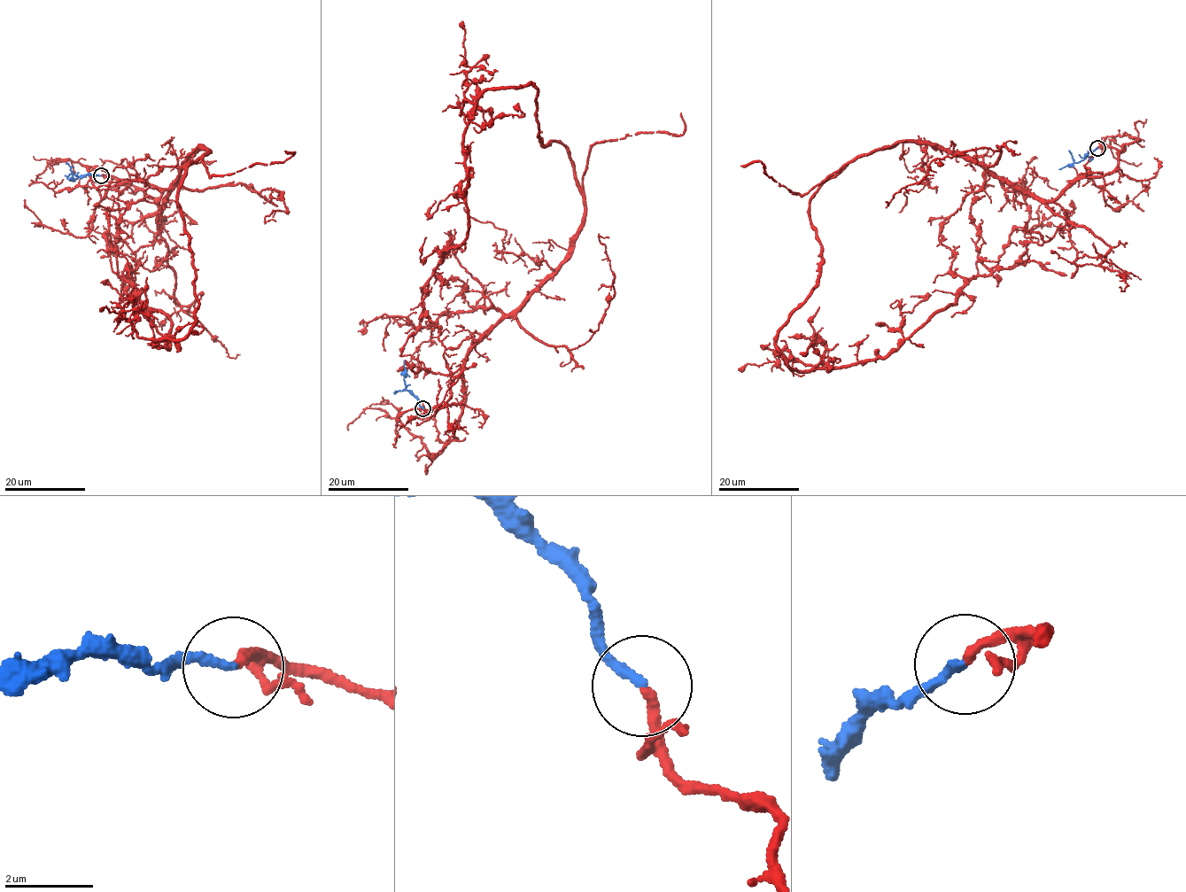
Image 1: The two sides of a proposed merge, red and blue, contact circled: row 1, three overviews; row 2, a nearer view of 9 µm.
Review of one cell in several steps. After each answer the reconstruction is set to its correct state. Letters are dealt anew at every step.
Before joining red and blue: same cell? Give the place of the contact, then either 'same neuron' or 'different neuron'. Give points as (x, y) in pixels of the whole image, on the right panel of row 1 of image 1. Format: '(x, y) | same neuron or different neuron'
(1097, 148) | same neuron

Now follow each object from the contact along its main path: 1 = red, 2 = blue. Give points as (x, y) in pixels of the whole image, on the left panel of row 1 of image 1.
1: (100, 176), (143, 190), (159, 230), (166, 190), (107, 212), (137, 297), (168, 317), (168, 350), (100, 308)
2: (100, 176), (84, 174), (73, 178), (70, 166), (65, 163)

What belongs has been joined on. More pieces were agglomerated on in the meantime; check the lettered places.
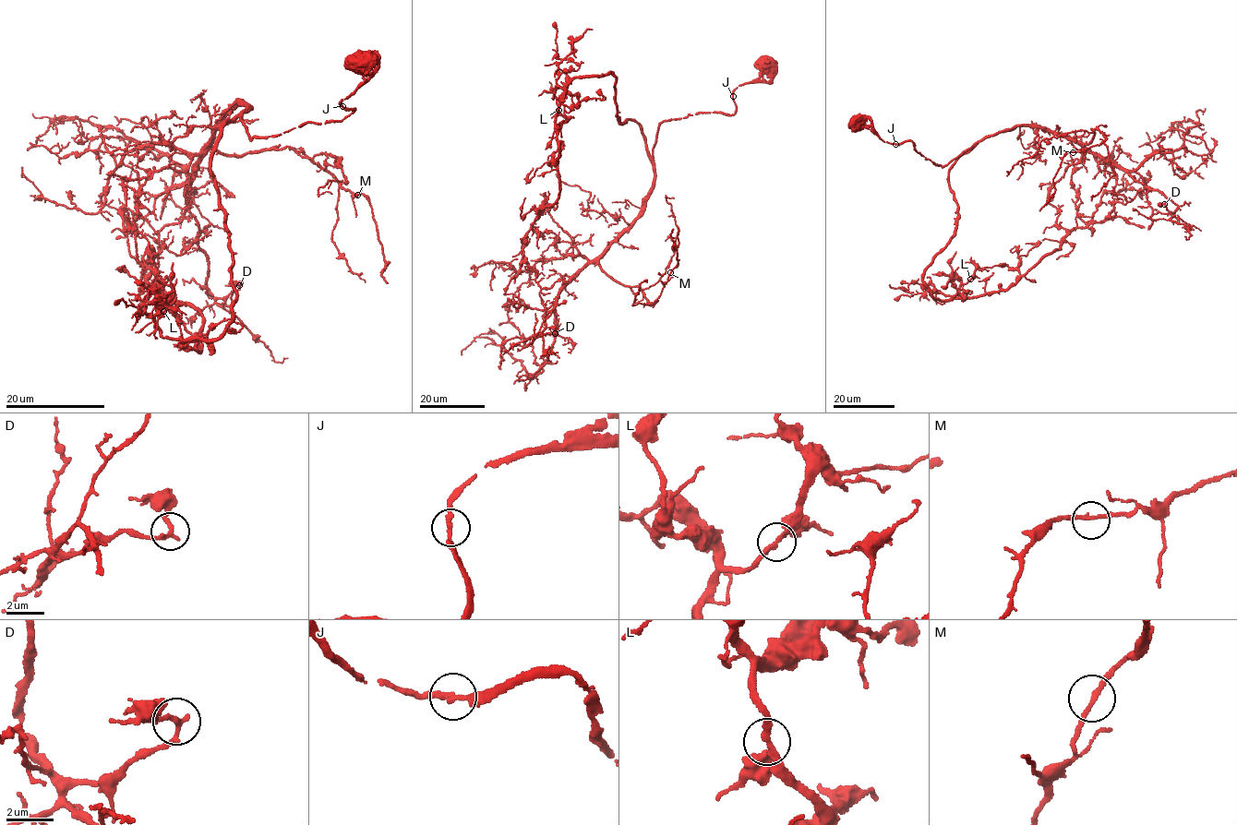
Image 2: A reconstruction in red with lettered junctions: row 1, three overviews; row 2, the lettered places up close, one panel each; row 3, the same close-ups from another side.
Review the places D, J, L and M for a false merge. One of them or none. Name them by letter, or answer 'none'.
none

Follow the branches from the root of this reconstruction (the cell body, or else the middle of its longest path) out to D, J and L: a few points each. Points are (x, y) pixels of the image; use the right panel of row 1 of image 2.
D: (856, 120), (866, 117), (884, 141), (911, 141), (942, 166), (1014, 126), (1049, 128), (1177, 208), (1164, 204)
J: (856, 120), (855, 117), (866, 117), (878, 137), (884, 141), (895, 143)
L: (856, 120), (939, 166), (973, 146), (949, 171), (955, 234), (923, 283), (945, 302), (970, 280)

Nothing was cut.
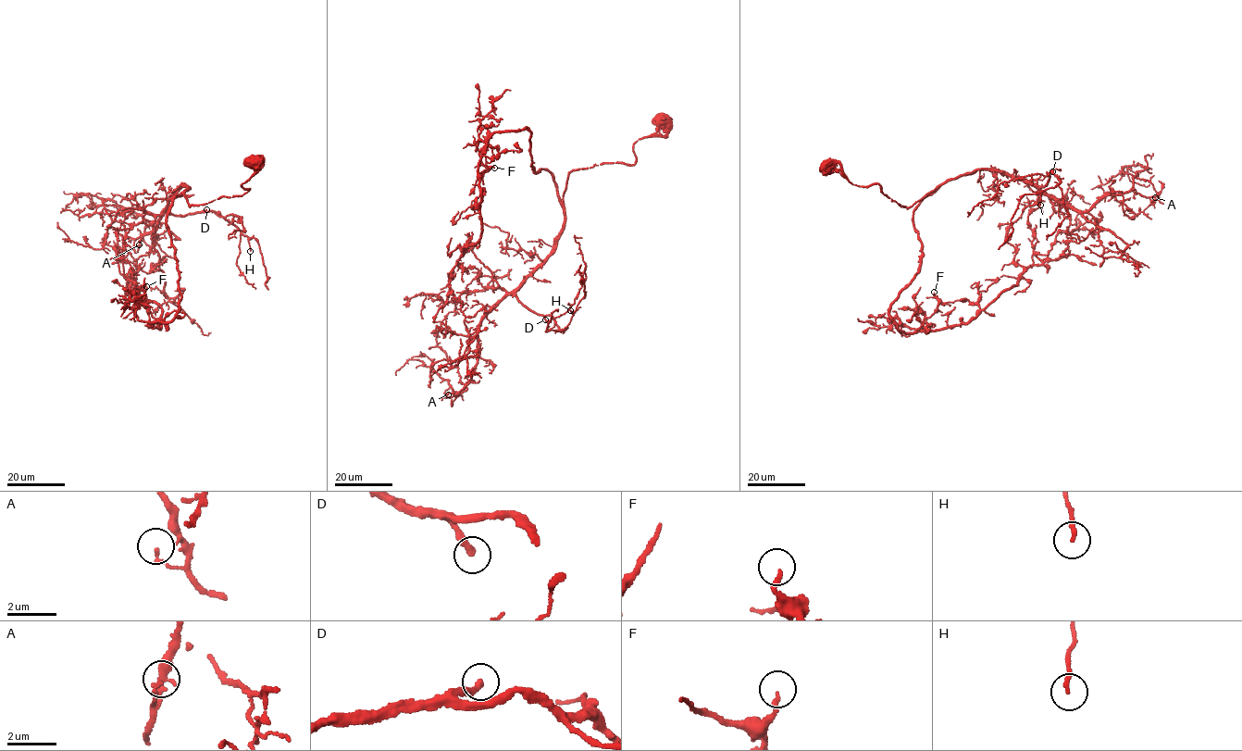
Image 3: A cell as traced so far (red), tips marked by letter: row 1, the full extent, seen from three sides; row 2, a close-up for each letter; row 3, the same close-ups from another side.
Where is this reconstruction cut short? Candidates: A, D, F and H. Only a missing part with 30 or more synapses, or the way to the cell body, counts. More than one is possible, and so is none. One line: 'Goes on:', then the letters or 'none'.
Goes on: D

